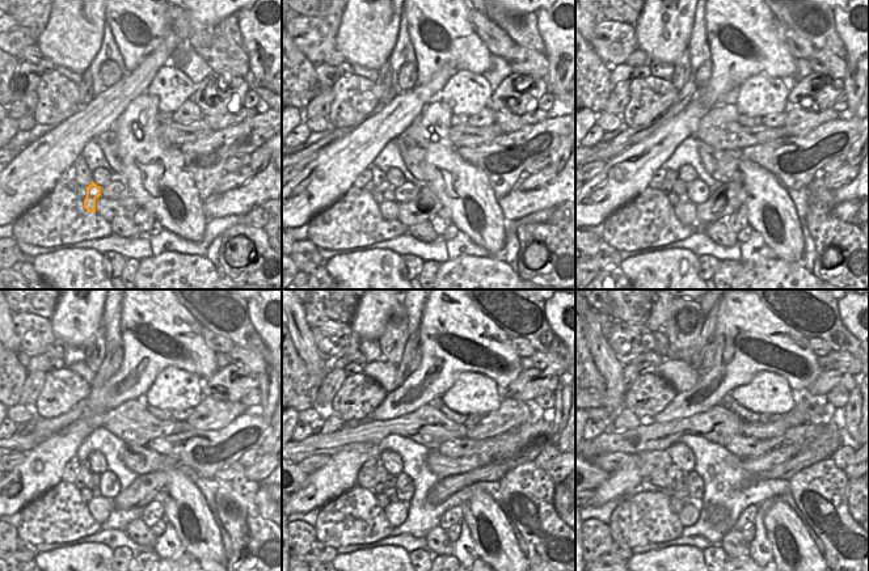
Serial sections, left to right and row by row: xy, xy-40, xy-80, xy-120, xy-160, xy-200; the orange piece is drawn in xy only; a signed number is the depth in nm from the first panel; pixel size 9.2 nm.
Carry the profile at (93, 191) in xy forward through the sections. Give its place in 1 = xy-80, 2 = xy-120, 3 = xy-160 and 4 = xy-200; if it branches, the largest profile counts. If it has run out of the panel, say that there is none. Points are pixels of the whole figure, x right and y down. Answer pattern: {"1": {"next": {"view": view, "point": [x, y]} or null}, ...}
{"1": {"next": {"view": "xy-80", "point": [686, 211]}}, "2": {"next": {"view": "xy-120", "point": [100, 507]}}, "3": {"next": {"view": "xy-160", "point": [395, 512]}}, "4": {"next": {"view": "xy-200", "point": [690, 514]}}}

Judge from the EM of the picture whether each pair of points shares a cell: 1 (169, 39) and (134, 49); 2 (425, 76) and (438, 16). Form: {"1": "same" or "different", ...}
{"1": "different", "2": "same"}

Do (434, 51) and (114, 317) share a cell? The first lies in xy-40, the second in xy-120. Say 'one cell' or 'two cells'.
two cells

